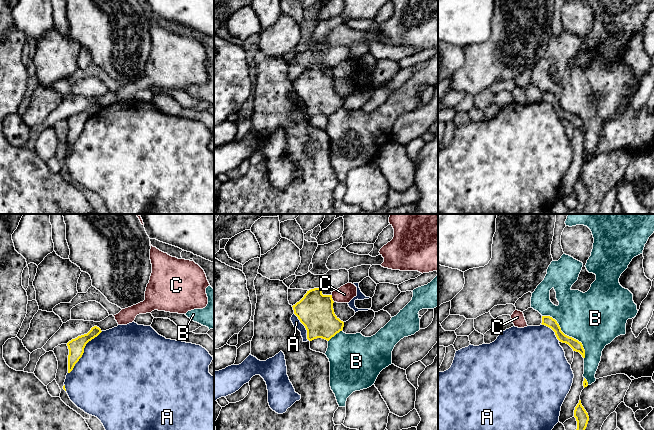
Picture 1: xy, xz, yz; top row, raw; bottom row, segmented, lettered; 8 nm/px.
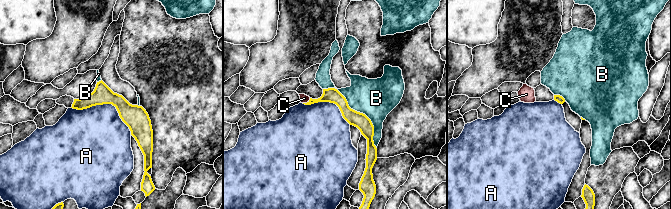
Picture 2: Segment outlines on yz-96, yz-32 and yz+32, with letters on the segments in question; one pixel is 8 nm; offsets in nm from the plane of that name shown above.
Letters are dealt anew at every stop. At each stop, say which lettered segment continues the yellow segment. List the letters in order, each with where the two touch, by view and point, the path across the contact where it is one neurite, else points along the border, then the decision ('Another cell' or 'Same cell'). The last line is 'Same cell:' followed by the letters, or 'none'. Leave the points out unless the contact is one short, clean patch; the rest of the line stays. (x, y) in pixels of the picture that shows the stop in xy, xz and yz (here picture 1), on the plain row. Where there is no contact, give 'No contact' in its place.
A: Touches yellow at xy (83, 127). Another cell
B: Touches yellow at yz (566, 111). Another cell
C: Touches yellow at xz (331, 74). Boundary: xz (331, 71), (334, 77). Another cell
Same cell: none

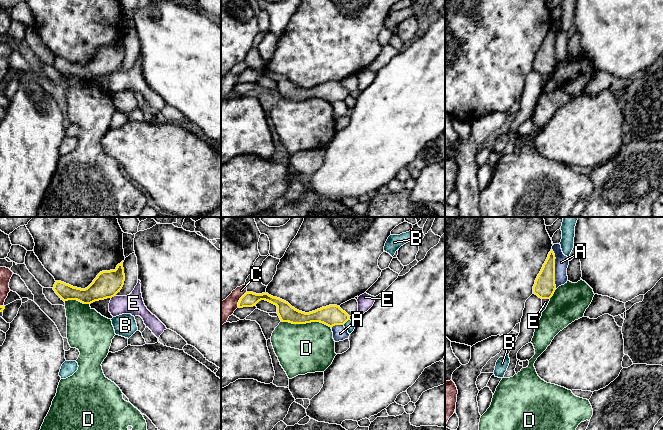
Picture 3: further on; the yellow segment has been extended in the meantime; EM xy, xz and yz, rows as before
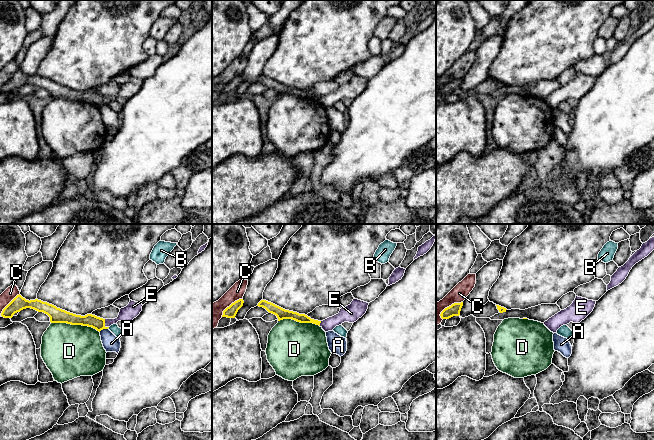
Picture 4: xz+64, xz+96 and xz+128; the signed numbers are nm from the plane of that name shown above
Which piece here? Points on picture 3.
A: Touches yellow at yz (554, 45). Another cell
B: Touches yellow at xz (346, 97). Another cell
C: Touches yellow at xz (240, 75). Another cell
D: Touches yellow at xz (306, 98). Another cell
E: Touches yellow at yz (546, 74). Boundary: yz (542, 74), (549, 75). Another cell
Same cell: none

